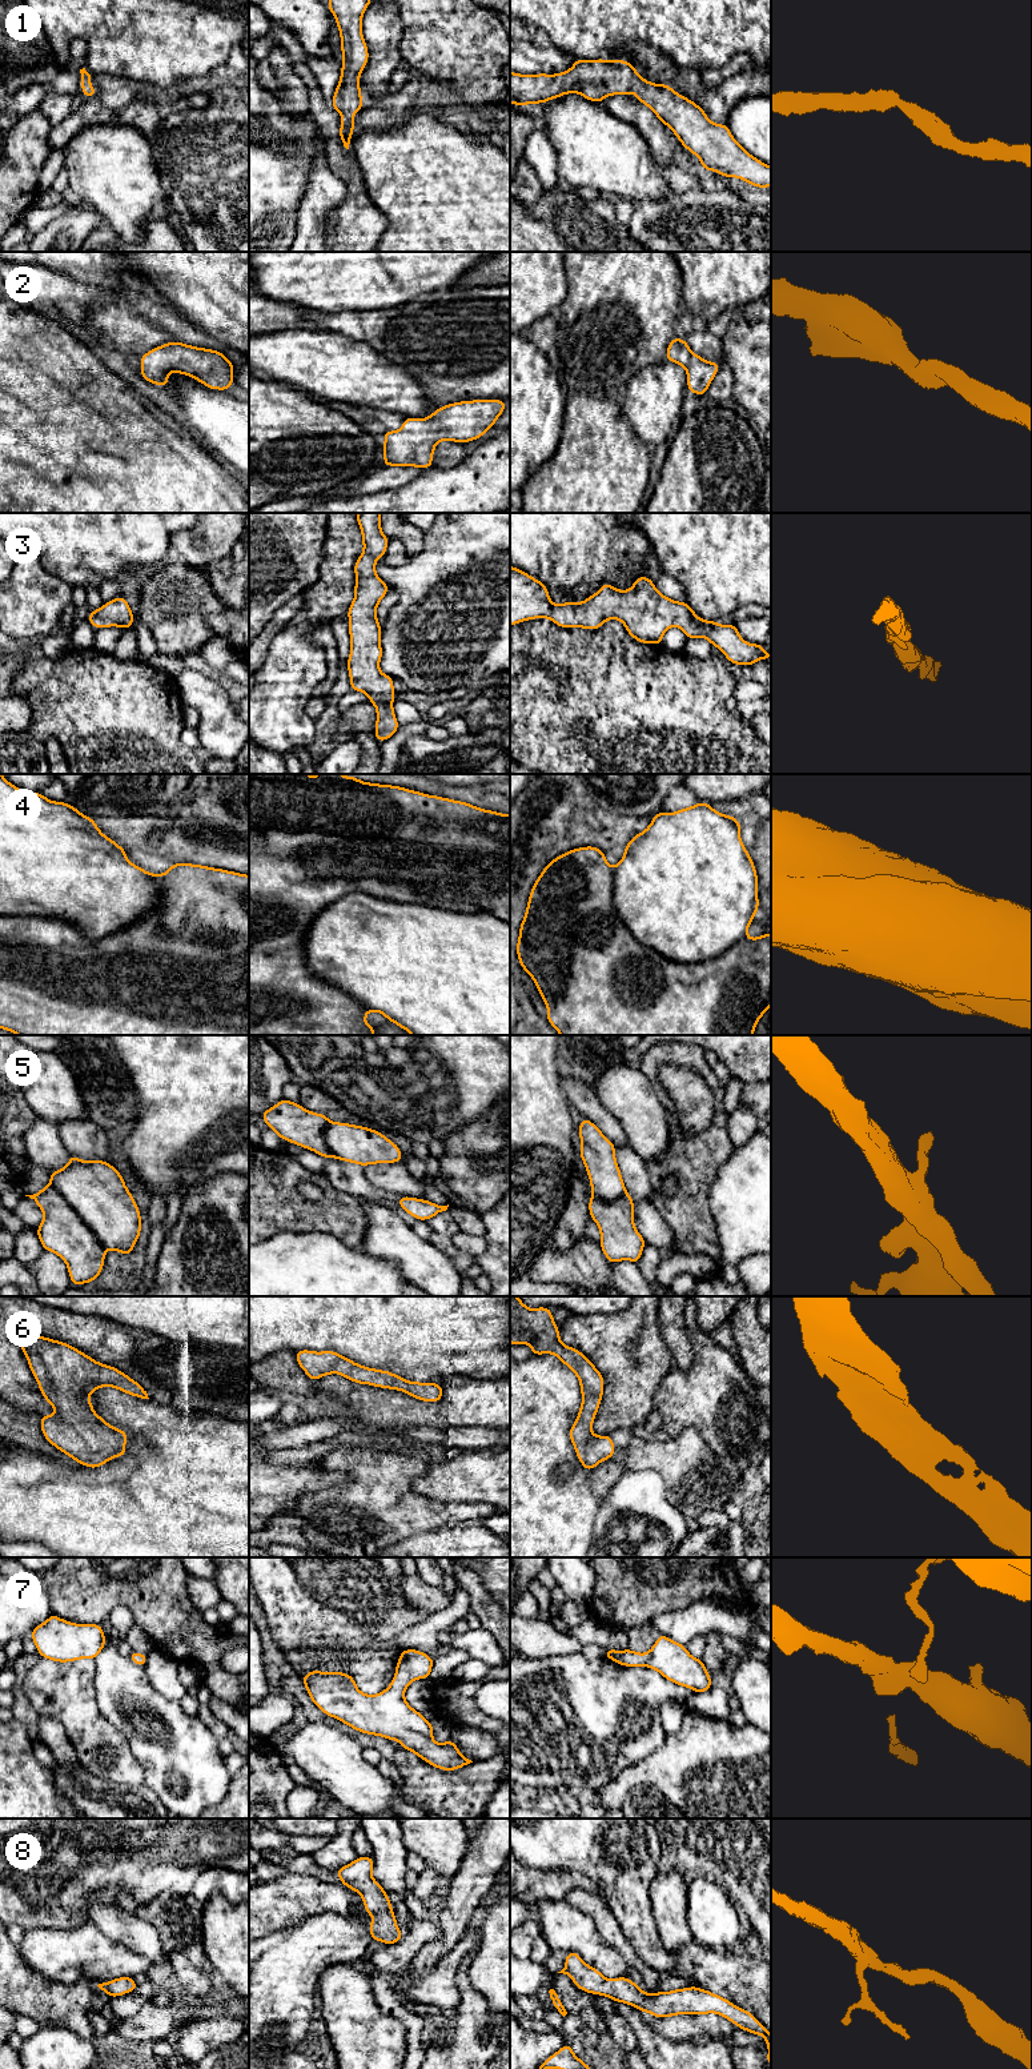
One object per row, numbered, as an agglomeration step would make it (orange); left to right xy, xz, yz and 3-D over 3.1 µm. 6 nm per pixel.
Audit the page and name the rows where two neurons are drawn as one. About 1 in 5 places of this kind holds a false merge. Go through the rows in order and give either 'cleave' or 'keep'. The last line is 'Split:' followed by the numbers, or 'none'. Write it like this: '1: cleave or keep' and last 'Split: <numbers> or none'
1: keep
2: keep
3: keep
4: cleave
5: cleave
6: keep
7: cleave
8: keep
Split: 4, 5, 7

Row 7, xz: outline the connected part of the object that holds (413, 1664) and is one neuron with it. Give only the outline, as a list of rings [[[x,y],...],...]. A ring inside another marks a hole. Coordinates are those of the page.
[[[402,1649],[391,1684],[406,1689],[414,1680],[429,1679],[433,1664],[434,1659],[418,1649]]]

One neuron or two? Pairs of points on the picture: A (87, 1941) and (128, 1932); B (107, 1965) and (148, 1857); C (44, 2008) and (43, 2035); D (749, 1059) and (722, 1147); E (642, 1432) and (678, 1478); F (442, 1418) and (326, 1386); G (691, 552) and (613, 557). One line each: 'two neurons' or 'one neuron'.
A: two neurons
B: two neurons
C: two neurons
D: two neurons
E: two neurons
F: one neuron
G: two neurons

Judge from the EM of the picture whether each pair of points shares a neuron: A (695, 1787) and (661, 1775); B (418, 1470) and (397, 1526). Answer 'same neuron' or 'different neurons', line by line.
A: same neuron
B: same neuron

